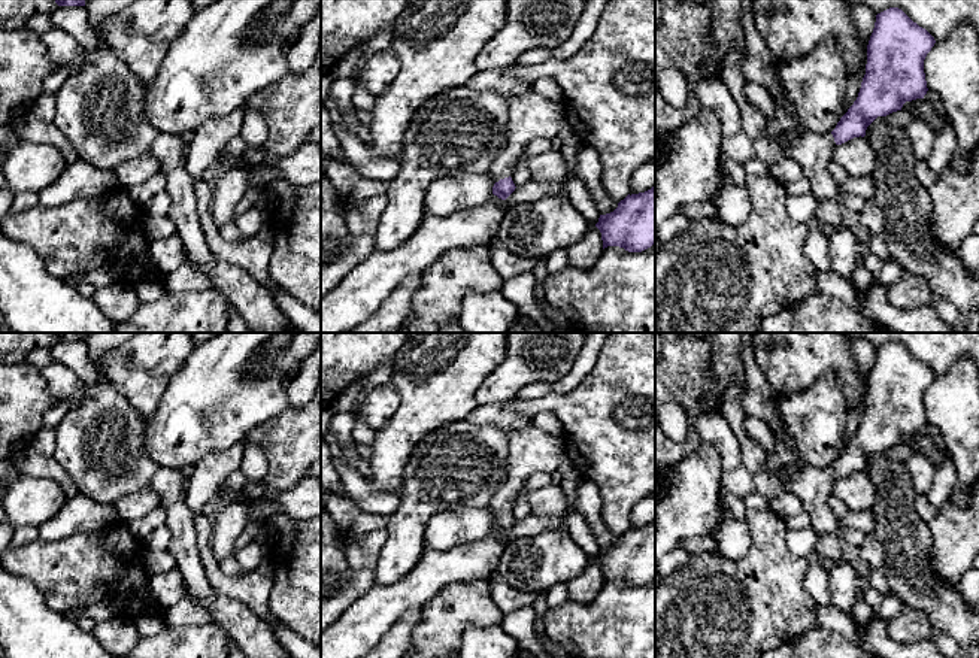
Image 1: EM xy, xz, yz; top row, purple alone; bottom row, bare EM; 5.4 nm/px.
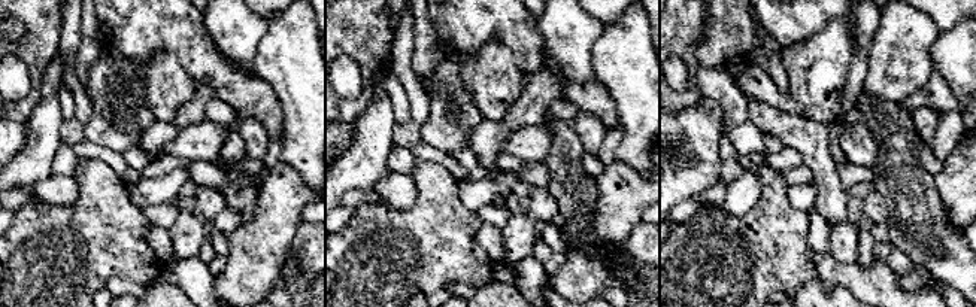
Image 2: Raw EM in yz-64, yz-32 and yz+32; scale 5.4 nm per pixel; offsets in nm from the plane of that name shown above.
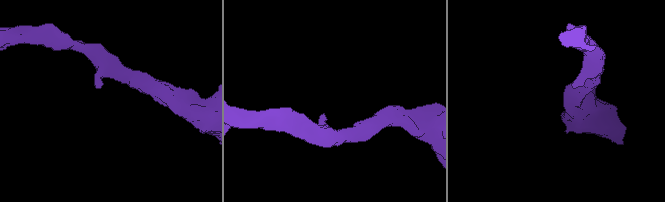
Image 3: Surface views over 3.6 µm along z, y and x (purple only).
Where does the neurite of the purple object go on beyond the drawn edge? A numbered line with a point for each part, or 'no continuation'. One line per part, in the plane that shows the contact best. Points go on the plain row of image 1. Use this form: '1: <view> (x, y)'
1: xz (532, 451)

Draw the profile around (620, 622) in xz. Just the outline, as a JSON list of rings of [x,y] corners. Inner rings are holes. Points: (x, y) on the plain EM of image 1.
[[[655,577],[642,586],[607,580],[591,603],[549,609],[543,624],[549,639],[573,658],[655,658]]]

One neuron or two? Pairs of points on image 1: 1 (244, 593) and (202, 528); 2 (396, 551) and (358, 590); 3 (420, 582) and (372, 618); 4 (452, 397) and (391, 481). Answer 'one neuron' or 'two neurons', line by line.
1: one neuron
2: two neurons
3: one neuron
4: one neuron

